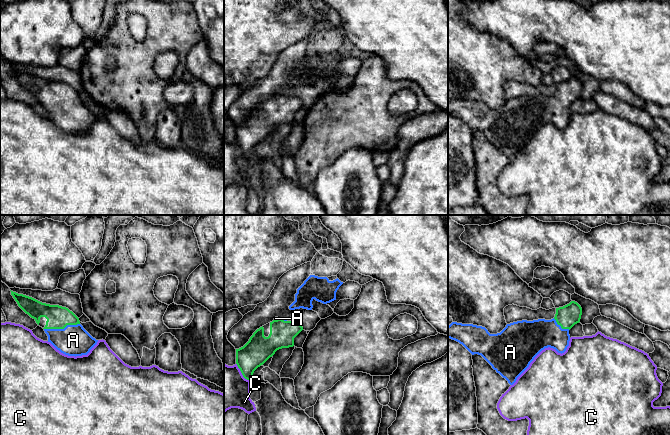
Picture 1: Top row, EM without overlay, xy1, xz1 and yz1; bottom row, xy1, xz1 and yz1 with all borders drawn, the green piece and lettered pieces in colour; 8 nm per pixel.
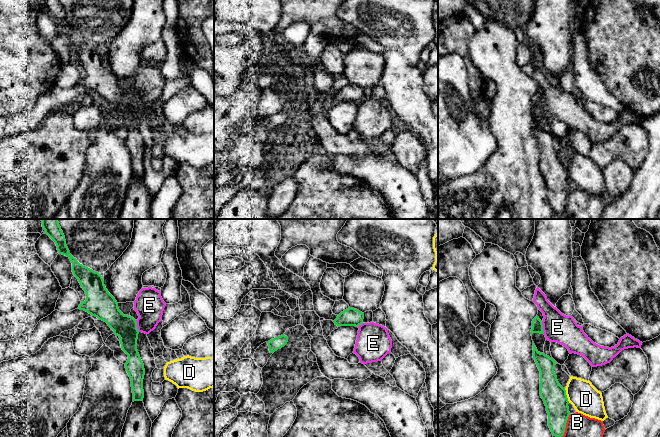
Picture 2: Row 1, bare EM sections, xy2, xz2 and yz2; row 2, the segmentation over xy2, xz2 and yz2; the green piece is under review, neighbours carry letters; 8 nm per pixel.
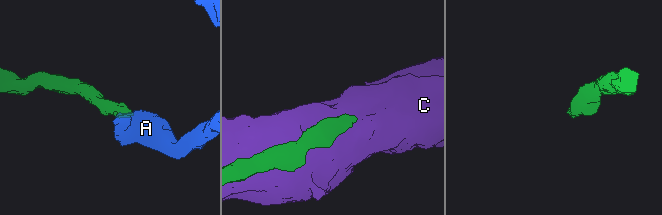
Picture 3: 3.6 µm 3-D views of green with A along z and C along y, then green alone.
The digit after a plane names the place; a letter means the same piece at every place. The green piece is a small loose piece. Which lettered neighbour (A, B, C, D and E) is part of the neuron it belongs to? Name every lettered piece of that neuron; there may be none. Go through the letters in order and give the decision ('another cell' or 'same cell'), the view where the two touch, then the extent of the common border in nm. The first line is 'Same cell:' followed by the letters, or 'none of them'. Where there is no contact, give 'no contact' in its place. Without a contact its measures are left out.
Same cell: A
A: same cell; contact in xy1; length 300 nm
B: another cell; contact in yz2; length 220 nm
C: another cell; contact in xz1; length 180 nm
D: another cell; contact in yz2; length 130 nm
E: another cell; contact in yz2; length 110 nm

